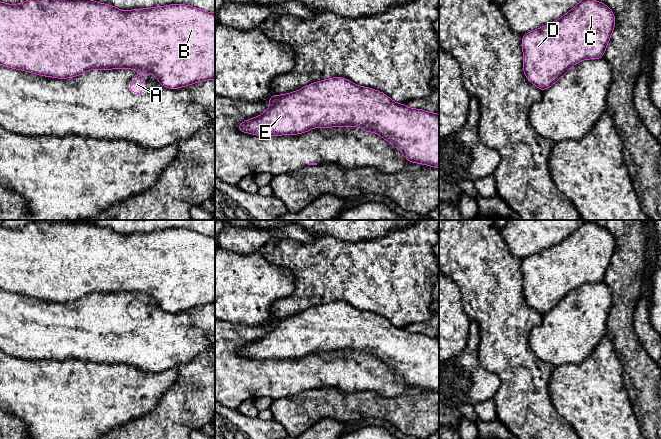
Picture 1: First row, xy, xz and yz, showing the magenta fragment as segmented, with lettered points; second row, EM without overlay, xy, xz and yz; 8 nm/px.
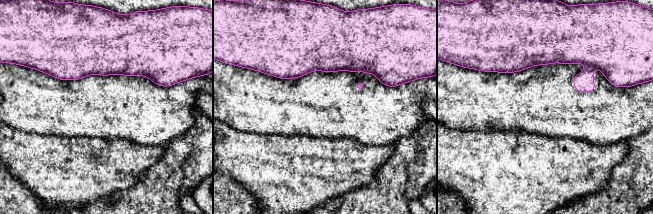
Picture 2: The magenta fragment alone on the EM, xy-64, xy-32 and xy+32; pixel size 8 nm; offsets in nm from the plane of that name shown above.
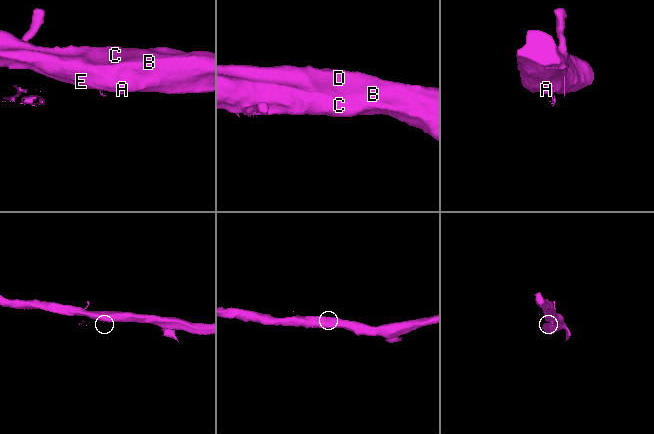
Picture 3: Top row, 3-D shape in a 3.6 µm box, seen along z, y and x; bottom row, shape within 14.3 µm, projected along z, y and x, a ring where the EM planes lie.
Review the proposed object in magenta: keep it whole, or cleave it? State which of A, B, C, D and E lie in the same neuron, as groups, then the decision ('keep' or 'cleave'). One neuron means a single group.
groups A / B C D E; cleave

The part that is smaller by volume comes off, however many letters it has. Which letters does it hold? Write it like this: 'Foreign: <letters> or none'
Foreign: A

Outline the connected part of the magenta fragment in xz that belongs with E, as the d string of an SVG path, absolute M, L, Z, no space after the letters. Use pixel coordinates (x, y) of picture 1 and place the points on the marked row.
M335 77L309 84L296 92L273 95L267 99L270 107L261 115L248 119L238 125L244 133L253 135L295 135L310 131L316 127L363 127L366 126L380 137L397 147L409 162L439 168L439 115L421 109L413 109L404 104L395 103L386 94L368 87L360 87L353 82Z

